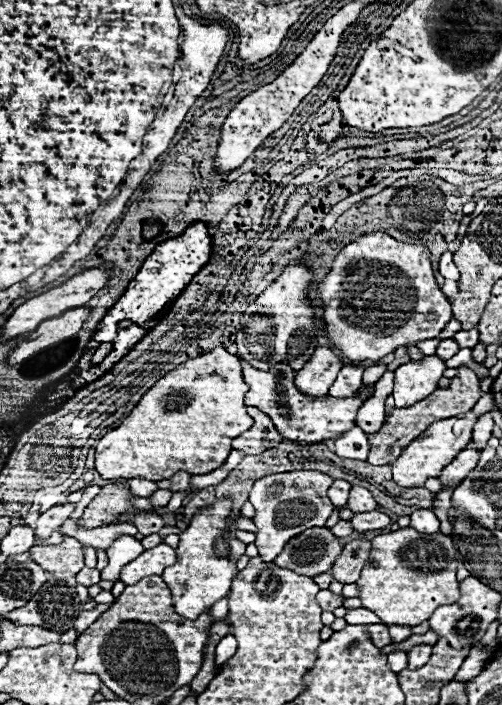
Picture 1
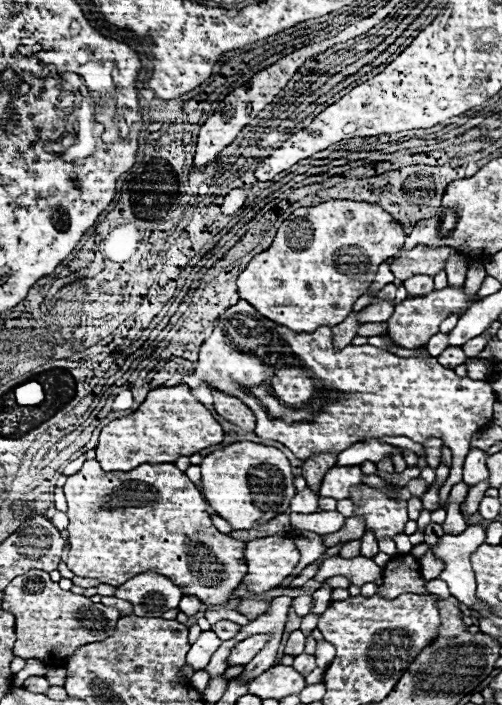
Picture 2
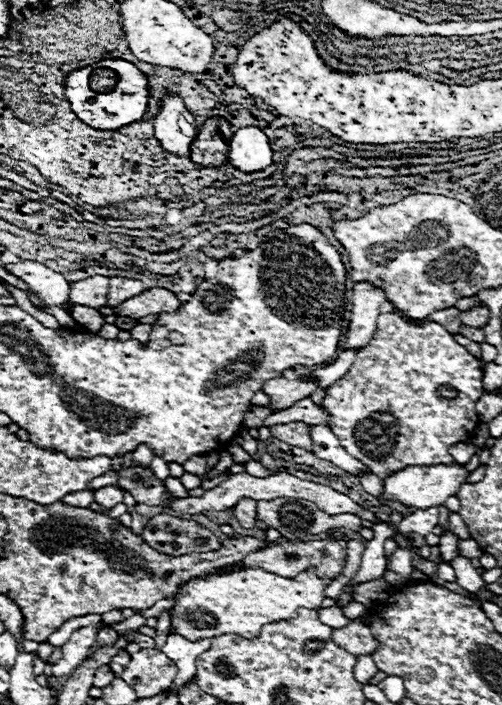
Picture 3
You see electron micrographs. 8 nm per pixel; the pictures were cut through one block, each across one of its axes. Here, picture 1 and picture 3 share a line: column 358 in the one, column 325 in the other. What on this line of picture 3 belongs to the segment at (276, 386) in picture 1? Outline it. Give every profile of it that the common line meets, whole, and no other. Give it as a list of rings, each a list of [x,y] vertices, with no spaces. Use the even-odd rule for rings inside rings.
[[[388,312],[380,314],[376,320],[374,338],[364,350],[358,352],[358,358],[350,370],[326,390],[322,406],[332,416],[330,430],[340,440],[340,446],[350,456],[366,464],[376,476],[386,478],[386,472],[402,470],[406,466],[454,464],[448,448],[456,442],[464,442],[466,436],[478,426],[474,402],[482,394],[480,360],[454,342],[450,332],[436,322],[412,326]]]

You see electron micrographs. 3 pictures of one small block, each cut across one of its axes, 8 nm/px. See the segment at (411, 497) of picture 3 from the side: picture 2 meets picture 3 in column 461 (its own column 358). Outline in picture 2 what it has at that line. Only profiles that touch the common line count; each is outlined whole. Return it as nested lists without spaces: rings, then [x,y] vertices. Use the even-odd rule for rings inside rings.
[[[334,466],[326,472],[322,486],[320,486],[320,496],[328,496],[328,498],[336,498],[336,500],[344,500],[350,498],[350,490],[354,486],[362,484],[362,470],[360,466]]]

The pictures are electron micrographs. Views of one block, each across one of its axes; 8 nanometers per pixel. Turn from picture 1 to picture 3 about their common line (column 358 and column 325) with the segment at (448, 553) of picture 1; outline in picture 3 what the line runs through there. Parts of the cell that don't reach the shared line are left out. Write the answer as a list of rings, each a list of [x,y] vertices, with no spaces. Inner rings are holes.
[[[248,568],[232,574],[210,574],[182,586],[172,612],[172,628],[188,640],[212,638],[220,634],[240,634],[254,638],[264,624],[296,618],[298,608],[320,608],[326,598],[324,590],[332,580],[316,576],[314,568],[304,570],[296,578],[284,578],[264,568]]]

